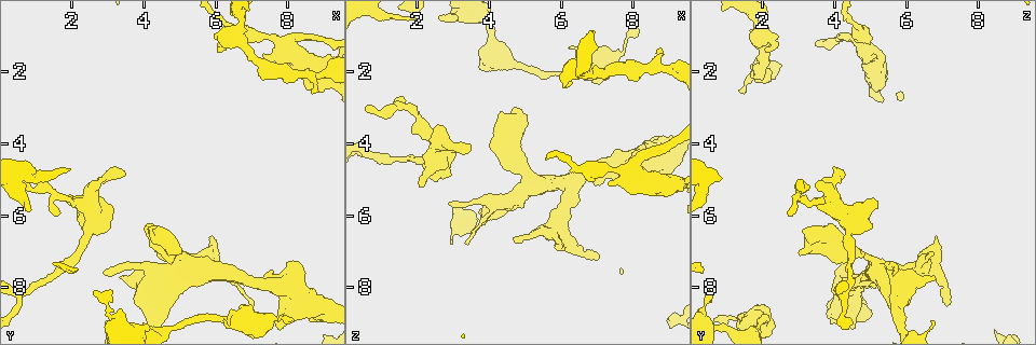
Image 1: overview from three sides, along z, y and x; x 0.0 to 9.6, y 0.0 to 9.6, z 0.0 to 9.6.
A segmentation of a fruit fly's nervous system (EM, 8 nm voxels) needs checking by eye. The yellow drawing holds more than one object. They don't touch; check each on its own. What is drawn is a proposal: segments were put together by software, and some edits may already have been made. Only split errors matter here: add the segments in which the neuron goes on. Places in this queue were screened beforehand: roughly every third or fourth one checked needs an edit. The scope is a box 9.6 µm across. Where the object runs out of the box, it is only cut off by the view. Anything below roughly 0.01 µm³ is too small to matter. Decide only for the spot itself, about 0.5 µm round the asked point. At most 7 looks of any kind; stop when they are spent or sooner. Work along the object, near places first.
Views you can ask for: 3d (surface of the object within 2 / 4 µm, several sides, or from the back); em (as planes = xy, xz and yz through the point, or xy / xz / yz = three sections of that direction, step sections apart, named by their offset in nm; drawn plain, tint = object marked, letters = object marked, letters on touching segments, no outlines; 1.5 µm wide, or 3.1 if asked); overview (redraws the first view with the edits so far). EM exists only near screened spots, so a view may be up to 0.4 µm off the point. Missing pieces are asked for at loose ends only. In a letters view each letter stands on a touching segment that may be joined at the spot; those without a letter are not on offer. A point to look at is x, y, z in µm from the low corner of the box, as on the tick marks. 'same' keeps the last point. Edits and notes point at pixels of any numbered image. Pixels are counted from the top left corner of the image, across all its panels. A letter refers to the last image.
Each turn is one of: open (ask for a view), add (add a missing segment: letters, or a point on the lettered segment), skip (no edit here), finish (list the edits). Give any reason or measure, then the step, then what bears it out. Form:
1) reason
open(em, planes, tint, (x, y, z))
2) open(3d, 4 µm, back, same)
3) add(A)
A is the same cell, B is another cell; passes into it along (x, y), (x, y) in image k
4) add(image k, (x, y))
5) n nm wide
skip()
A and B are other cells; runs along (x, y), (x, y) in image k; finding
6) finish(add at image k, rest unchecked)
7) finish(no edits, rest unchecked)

tapers out
open(3d, 2 µm, back, (8.00, 9.00, 0.60))

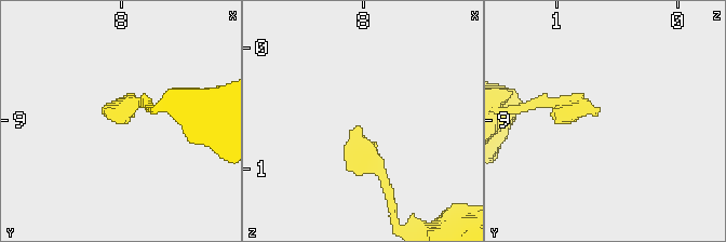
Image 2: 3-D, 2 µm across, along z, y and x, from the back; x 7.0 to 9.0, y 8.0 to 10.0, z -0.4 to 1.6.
open(em, yz, step 8, tint, (8.02, 8.96, 0.66))

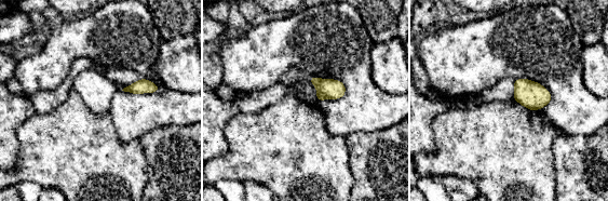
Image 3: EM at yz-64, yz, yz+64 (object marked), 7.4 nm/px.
open(em, planes, letters, same)

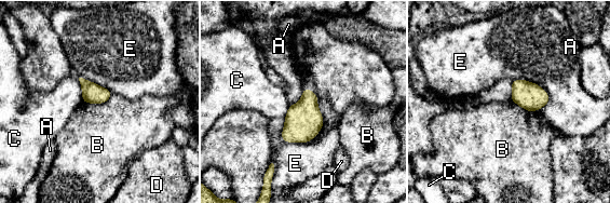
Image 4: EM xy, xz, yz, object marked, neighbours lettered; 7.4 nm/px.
skip()
A, B, C, D and E are other cells; none of them fits

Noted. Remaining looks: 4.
branch stops here
open(3d, 4 µm, (4.25, 6.45, 3.20))

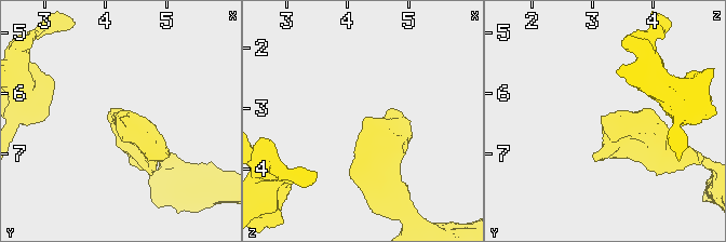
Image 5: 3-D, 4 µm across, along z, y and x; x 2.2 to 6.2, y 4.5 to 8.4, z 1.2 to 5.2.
now the EM
open(em, 3.1 µm, planes, plain, (4.25, 6.45, 3.20))

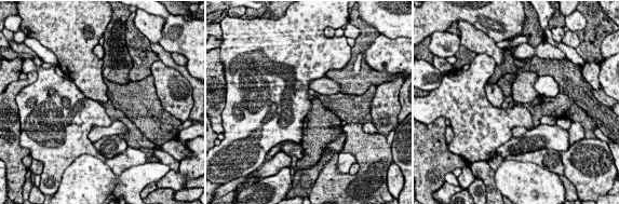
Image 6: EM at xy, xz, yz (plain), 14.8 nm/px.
see the neighbours
open(em, 3.1 µm, planes, letters, same)

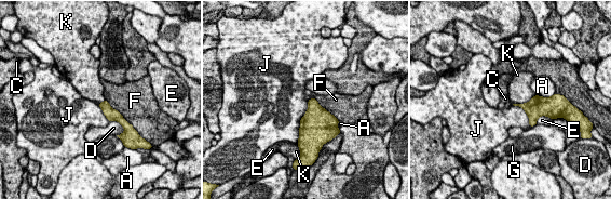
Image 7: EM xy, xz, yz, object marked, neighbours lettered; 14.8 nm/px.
skip()
A, C, D, E, F, G, J and K are other cells; border along (308, 101), (297, 141) in image 7; none of them fits

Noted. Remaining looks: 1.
finish(no edits, rest unchecked)

